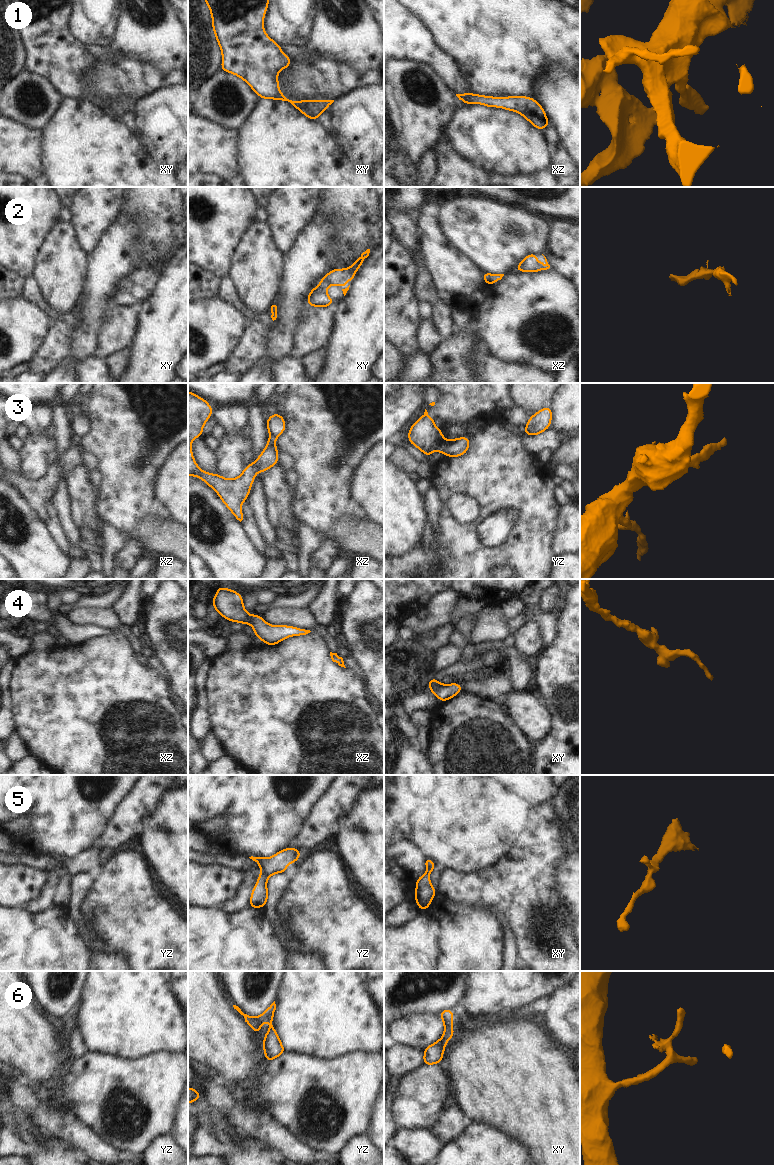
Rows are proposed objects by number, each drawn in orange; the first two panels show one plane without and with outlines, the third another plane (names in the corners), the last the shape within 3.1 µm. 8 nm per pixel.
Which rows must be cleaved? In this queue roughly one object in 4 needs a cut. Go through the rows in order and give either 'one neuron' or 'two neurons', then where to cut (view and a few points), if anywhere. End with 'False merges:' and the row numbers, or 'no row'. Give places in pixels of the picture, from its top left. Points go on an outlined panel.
1: one neuron | no cut
2: one neuron | no cut
3: two neurons | yz (442, 438), (434, 448)
4: one neuron | no cut
5: one neuron | no cut
6: one neuron | no cut
False merges: 3

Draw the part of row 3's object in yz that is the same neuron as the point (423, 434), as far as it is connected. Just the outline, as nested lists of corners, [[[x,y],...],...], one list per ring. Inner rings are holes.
[[[426,409],[408,431],[409,443],[422,451],[428,458],[443,437],[442,429],[436,427],[434,418],[428,416]]]

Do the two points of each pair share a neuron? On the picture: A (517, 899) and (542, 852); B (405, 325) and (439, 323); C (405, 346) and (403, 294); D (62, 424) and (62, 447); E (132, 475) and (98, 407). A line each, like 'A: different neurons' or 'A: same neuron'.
A: same neuron
B: different neurons
C: same neuron
D: same neuron
E: same neuron

